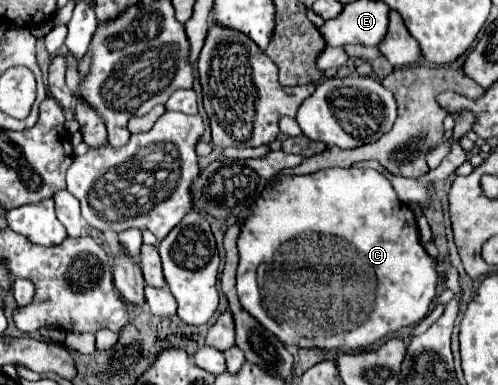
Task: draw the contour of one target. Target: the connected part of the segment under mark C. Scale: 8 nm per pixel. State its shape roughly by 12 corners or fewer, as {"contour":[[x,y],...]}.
{"contour":[[375,169],[273,179],[237,293],[283,345],[361,351],[441,277]]}

